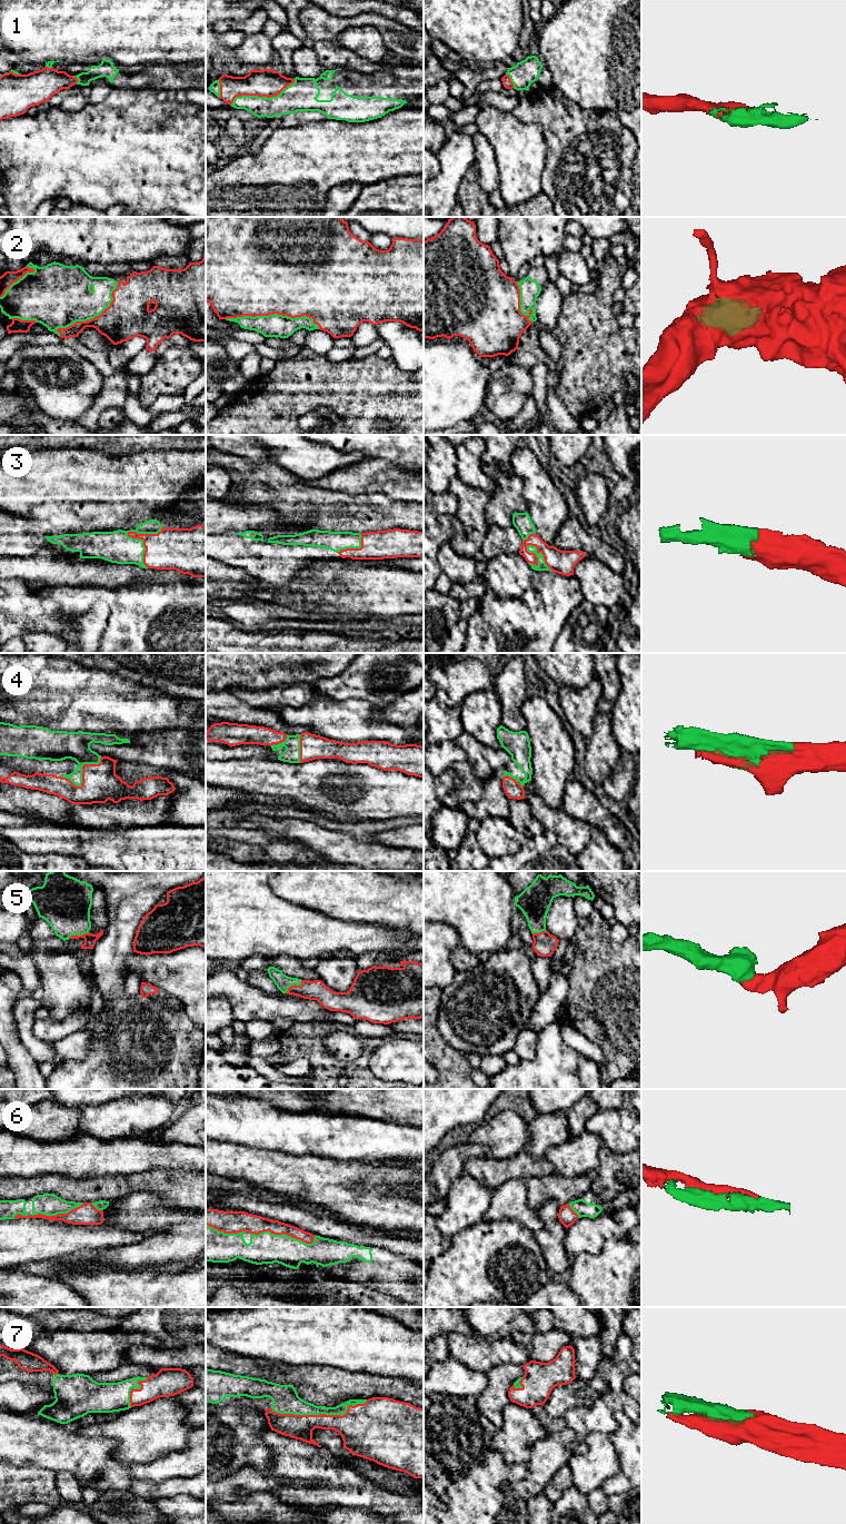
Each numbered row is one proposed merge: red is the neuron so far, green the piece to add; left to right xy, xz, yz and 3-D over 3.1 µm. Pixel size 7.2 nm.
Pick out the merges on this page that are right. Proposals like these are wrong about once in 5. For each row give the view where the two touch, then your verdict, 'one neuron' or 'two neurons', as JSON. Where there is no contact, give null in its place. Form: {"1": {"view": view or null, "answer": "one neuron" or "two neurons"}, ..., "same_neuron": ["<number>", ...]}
{"1": {"view": "xz", "answer": "one neuron"}, "2": {"view": "xz", "answer": "one neuron"}, "3": {"view": "xy", "answer": "one neuron"}, "4": {"view": "xy", "answer": "one neuron"}, "5": {"view": "xz", "answer": "one neuron"}, "6": {"view": "xz", "answer": "one neuron"}, "7": {"view": "xz", "answer": "one neuron"}, "same_neuron": ["1", "2", "3", "4", "5", "6", "7"]}

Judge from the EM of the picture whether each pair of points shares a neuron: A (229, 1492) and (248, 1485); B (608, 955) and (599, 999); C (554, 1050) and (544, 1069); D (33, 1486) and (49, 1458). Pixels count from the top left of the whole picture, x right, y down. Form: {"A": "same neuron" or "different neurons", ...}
{"A": "same neuron", "B": "same neuron", "C": "same neuron", "D": "different neurons"}

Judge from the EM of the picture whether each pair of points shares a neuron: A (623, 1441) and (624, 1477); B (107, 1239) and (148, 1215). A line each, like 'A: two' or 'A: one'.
A: one
B: two

